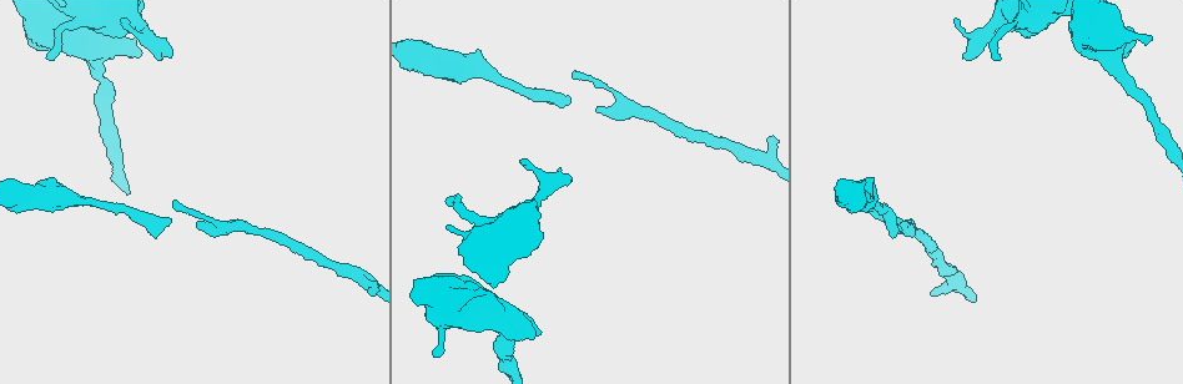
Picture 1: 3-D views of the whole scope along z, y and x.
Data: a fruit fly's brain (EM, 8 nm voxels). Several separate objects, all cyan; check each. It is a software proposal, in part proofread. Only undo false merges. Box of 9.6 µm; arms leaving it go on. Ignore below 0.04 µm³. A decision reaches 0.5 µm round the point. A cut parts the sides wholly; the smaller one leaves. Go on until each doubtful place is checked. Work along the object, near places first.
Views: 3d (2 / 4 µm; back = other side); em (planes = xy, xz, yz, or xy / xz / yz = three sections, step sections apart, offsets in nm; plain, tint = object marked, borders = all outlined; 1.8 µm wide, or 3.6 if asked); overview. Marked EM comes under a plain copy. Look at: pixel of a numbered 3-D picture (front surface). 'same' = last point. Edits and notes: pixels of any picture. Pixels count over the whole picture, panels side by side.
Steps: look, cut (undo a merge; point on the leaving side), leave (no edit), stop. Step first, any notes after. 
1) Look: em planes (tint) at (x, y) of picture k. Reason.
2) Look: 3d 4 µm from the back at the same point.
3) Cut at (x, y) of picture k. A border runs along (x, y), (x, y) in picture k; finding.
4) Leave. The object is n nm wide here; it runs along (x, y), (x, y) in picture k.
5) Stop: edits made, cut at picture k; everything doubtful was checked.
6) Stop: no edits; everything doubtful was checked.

Look: 3d 4 µm from the back at (491, 311) of picture 1. Thick turns thin.

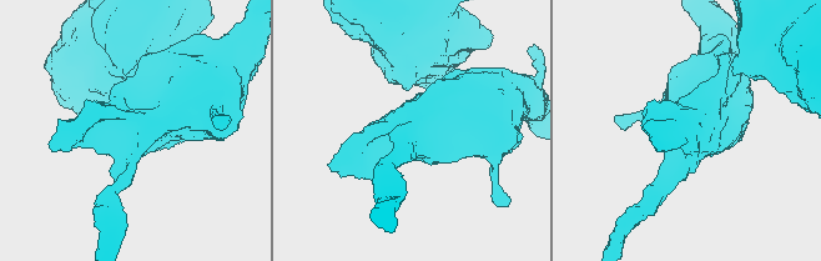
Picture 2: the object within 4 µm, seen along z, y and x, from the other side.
Look: em 3.6 µm xz step 4 (tint) at (405, 127) of picture 2. Now the EM.

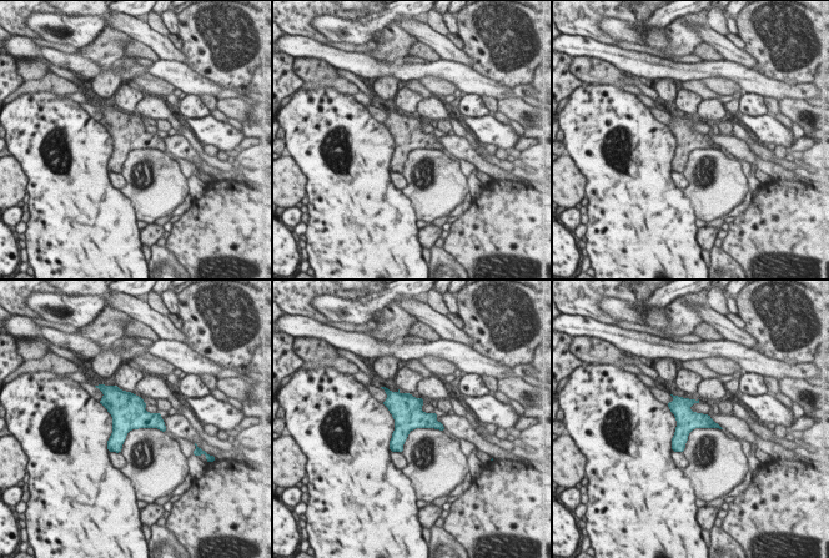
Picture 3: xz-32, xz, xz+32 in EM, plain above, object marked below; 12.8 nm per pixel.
Leave. One cell here.

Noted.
Look: 3d 4 µm at (469, 293) of picture 1. Calibre changes.

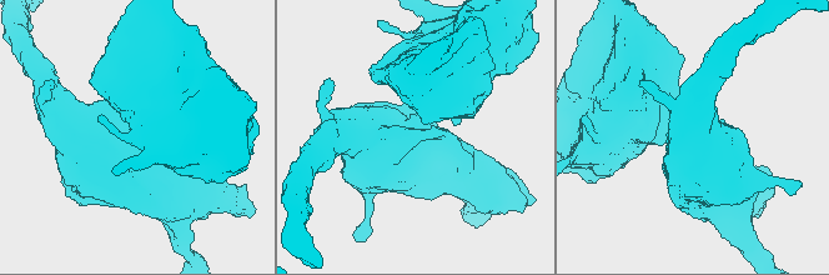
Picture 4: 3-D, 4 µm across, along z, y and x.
Look: em 3.6 µm planes (tint) at (419, 133) of picture 4. Shape alone is not enough.

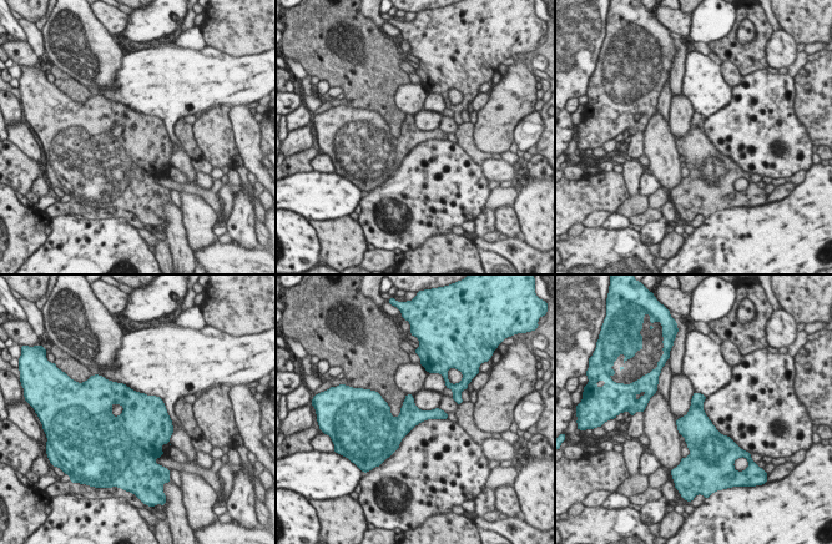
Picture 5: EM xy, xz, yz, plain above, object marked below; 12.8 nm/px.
Leave. It runs along (379, 413), (388, 422), (444, 416) in picture 5; all the same cell.

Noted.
Look: em 3.6 µm xy step 8 (tint) at (489, 235) of picture 1. Thick turns thin.

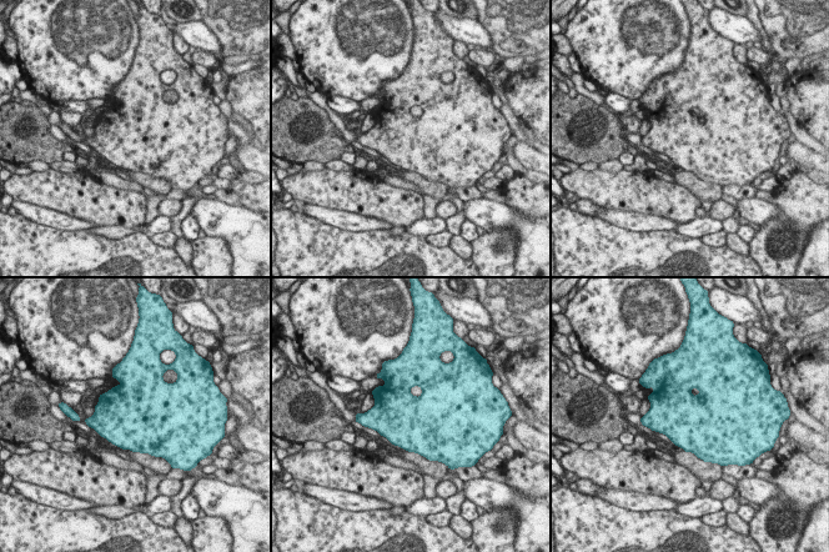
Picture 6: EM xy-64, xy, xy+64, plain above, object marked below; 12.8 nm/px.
Leave. Continuous, no second cell.

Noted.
Stop: no edits; everything doubtful was checked.

